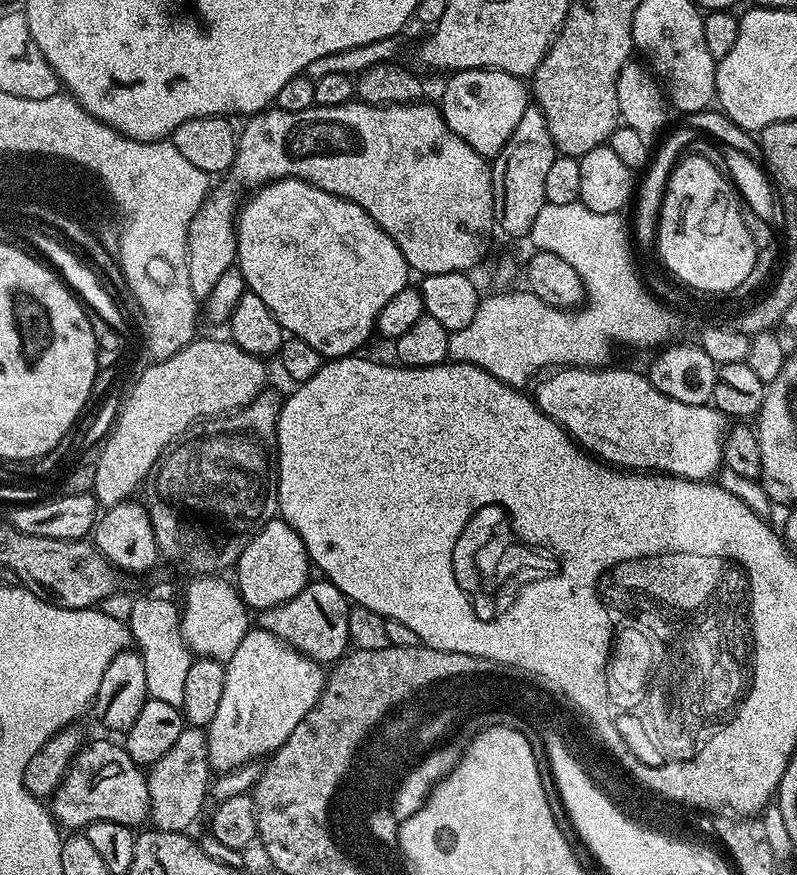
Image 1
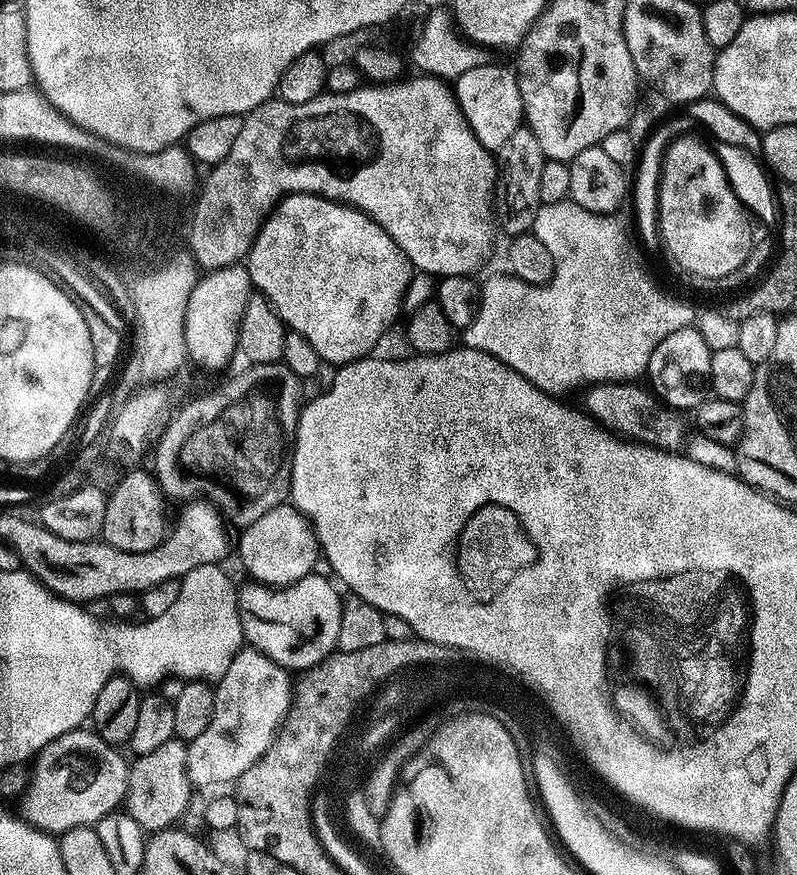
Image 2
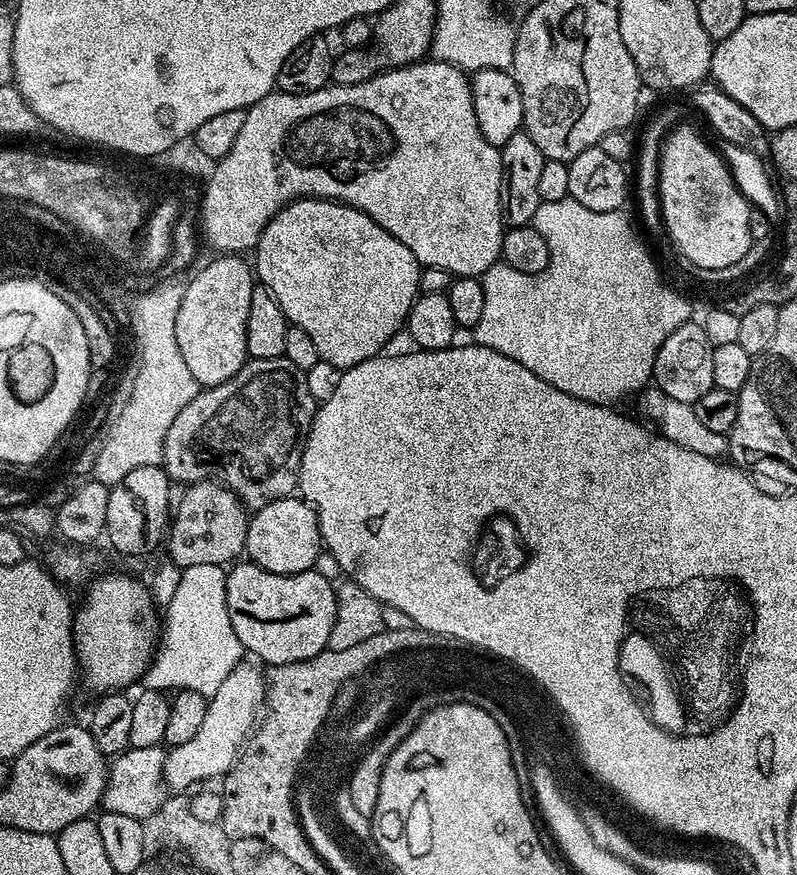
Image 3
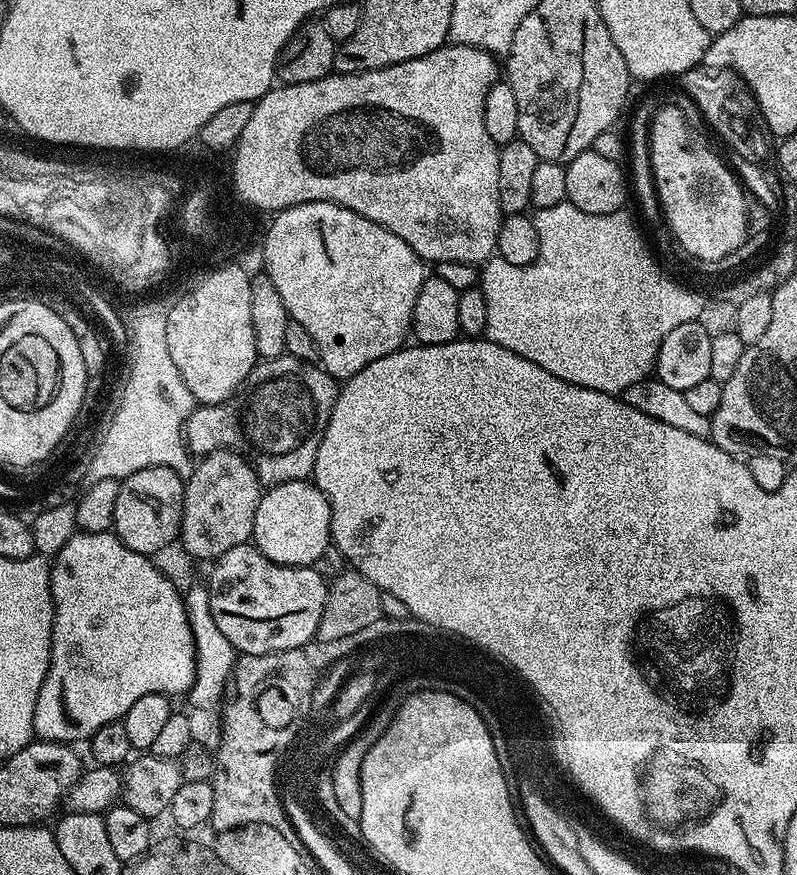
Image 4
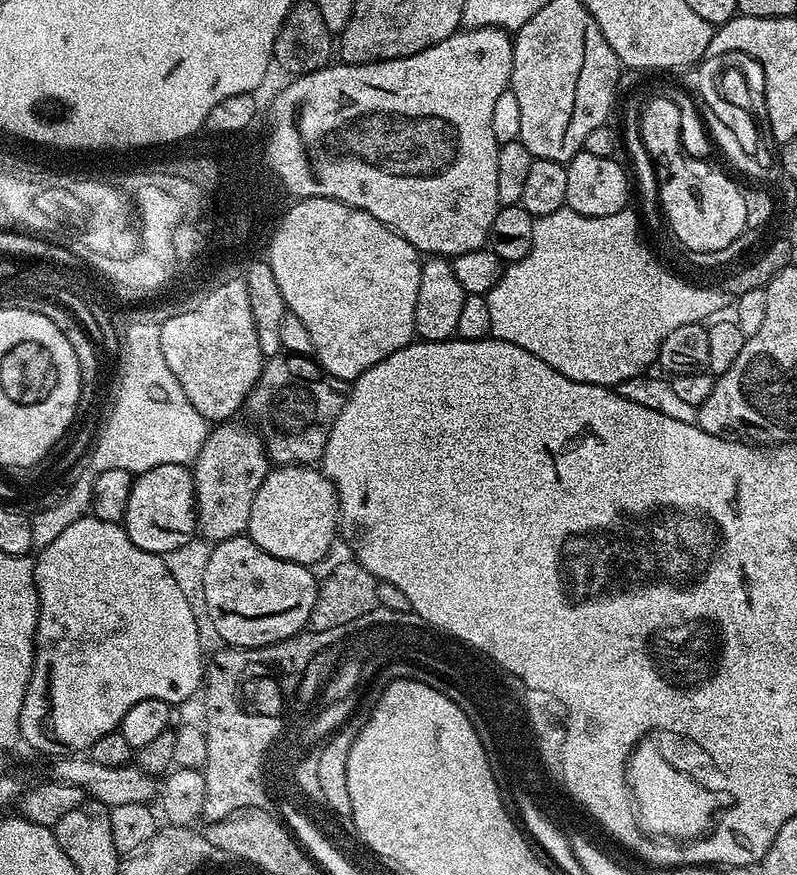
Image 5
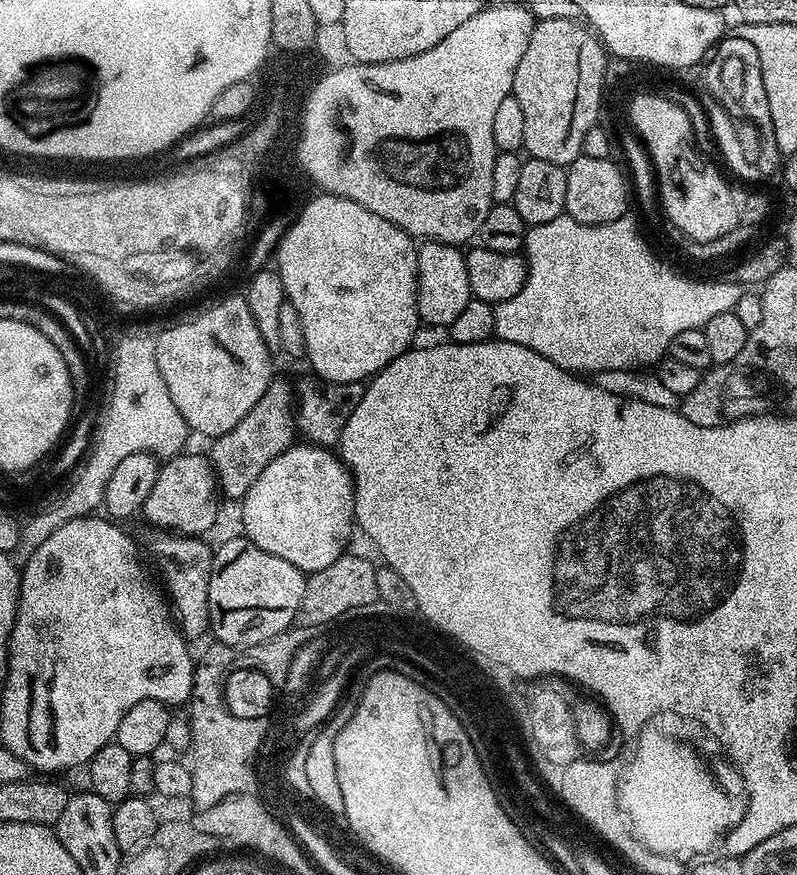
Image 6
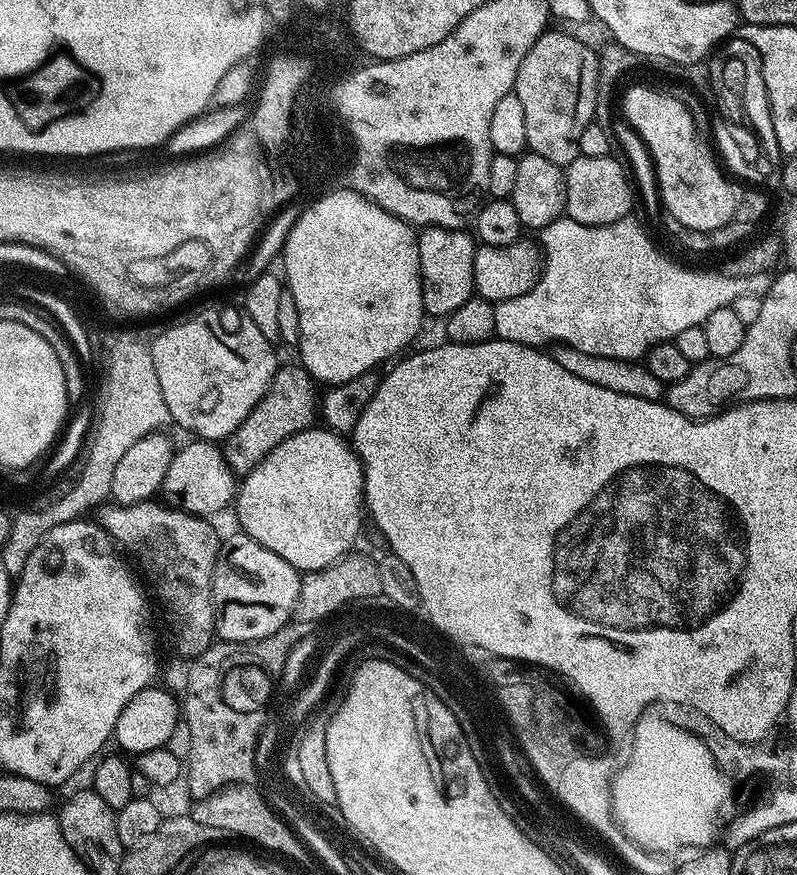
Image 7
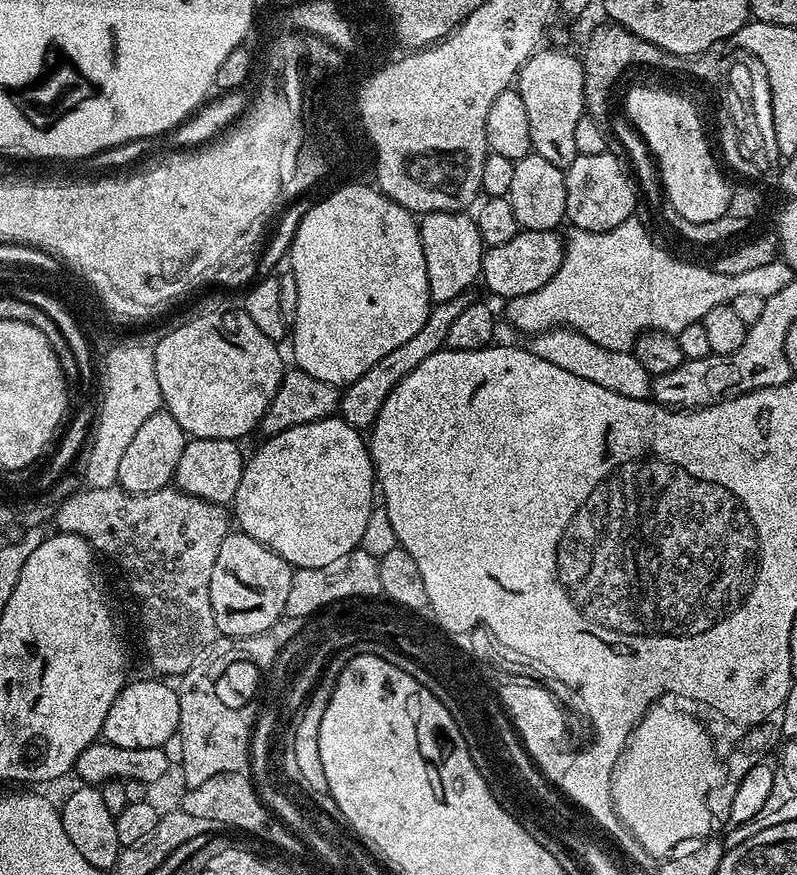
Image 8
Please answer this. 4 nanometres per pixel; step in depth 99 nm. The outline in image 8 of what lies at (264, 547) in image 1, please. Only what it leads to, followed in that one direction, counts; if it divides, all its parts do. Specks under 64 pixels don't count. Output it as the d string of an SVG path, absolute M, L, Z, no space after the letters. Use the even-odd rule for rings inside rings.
M339 415L327 416L318 422L306 422L302 426L290 426L290 430L282 430L276 436L267 437L264 445L257 450L253 456L247 457L242 474L242 482L238 486L238 494L234 501L234 520L238 523L239 531L244 532L250 538L262 542L274 554L278 554L286 563L291 564L293 569L297 568L317 568L318 566L330 566L330 562L342 558L346 554L357 551L360 548L360 539L365 533L365 527L370 519L370 514L374 507L372 492L377 491L378 481L376 479L376 467L372 465L372 454L369 445L362 437L361 429L350 426L345 420L341 420Z

